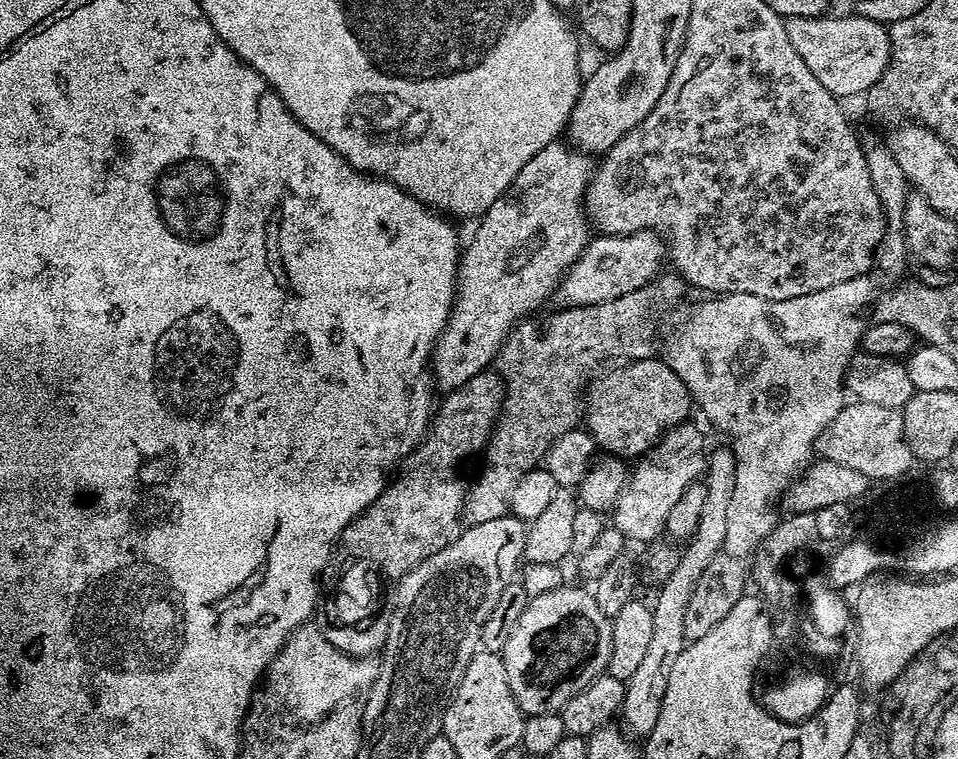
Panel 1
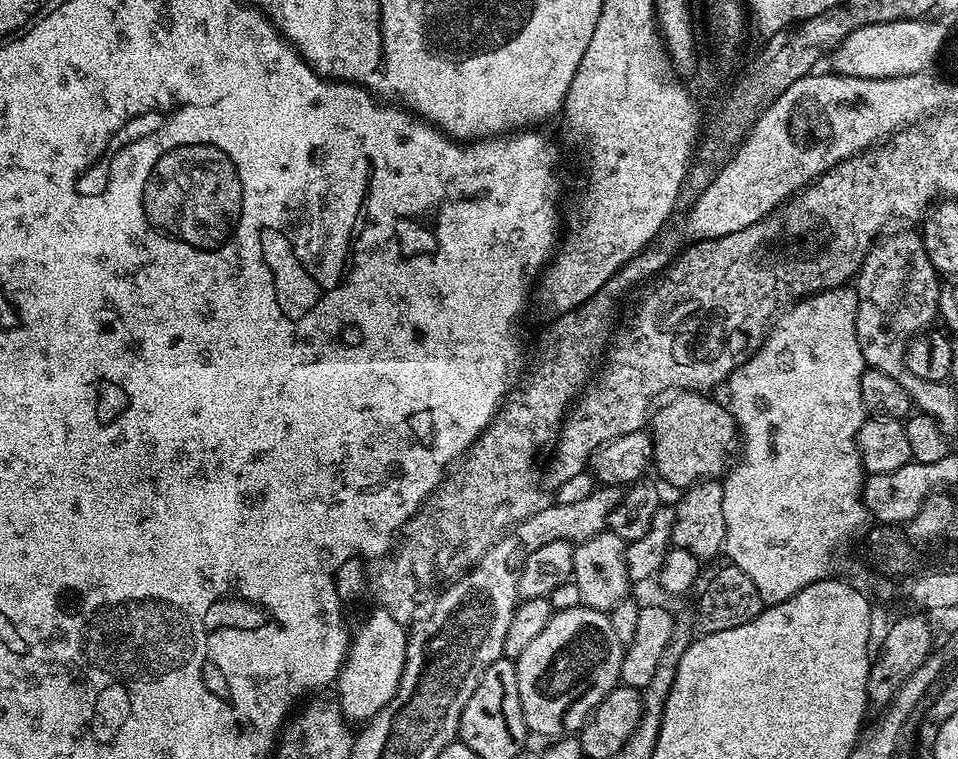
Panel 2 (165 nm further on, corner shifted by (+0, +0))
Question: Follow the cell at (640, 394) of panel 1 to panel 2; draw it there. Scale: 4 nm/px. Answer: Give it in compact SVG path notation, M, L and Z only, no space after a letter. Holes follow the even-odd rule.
M681 391L671 397L673 400L669 404L661 408L659 405L650 420L654 472L656 468L657 474L666 483L673 484L679 490L687 490L702 480L723 477L729 463L728 455L738 444L738 429L731 411L721 401L720 405L708 396L711 395L704 392Z

